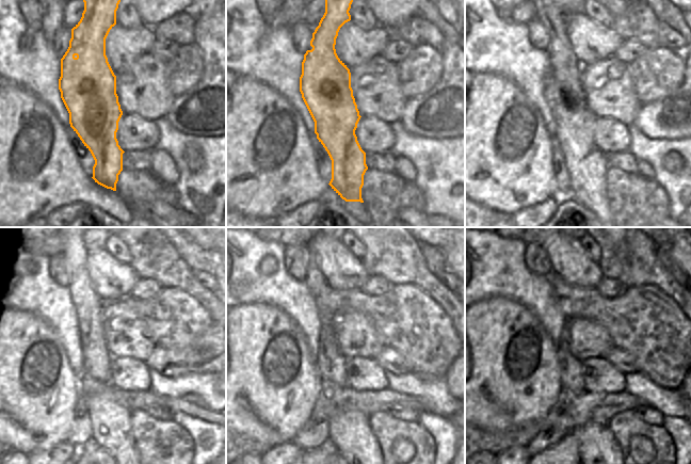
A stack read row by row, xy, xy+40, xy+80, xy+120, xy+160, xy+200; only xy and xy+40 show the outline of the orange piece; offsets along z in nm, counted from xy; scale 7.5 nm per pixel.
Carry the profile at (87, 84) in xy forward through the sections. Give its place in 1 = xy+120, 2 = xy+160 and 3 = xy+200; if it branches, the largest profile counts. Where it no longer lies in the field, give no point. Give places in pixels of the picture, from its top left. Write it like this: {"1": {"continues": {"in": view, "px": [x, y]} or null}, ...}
{"1": {"continues": {"in": "xy+120", "px": [110, 429]}}, "2": {"continues": {"in": "xy+160", "px": [349, 431]}}, "3": {"continues": {"in": "xy+200", "px": [596, 443]}}}

